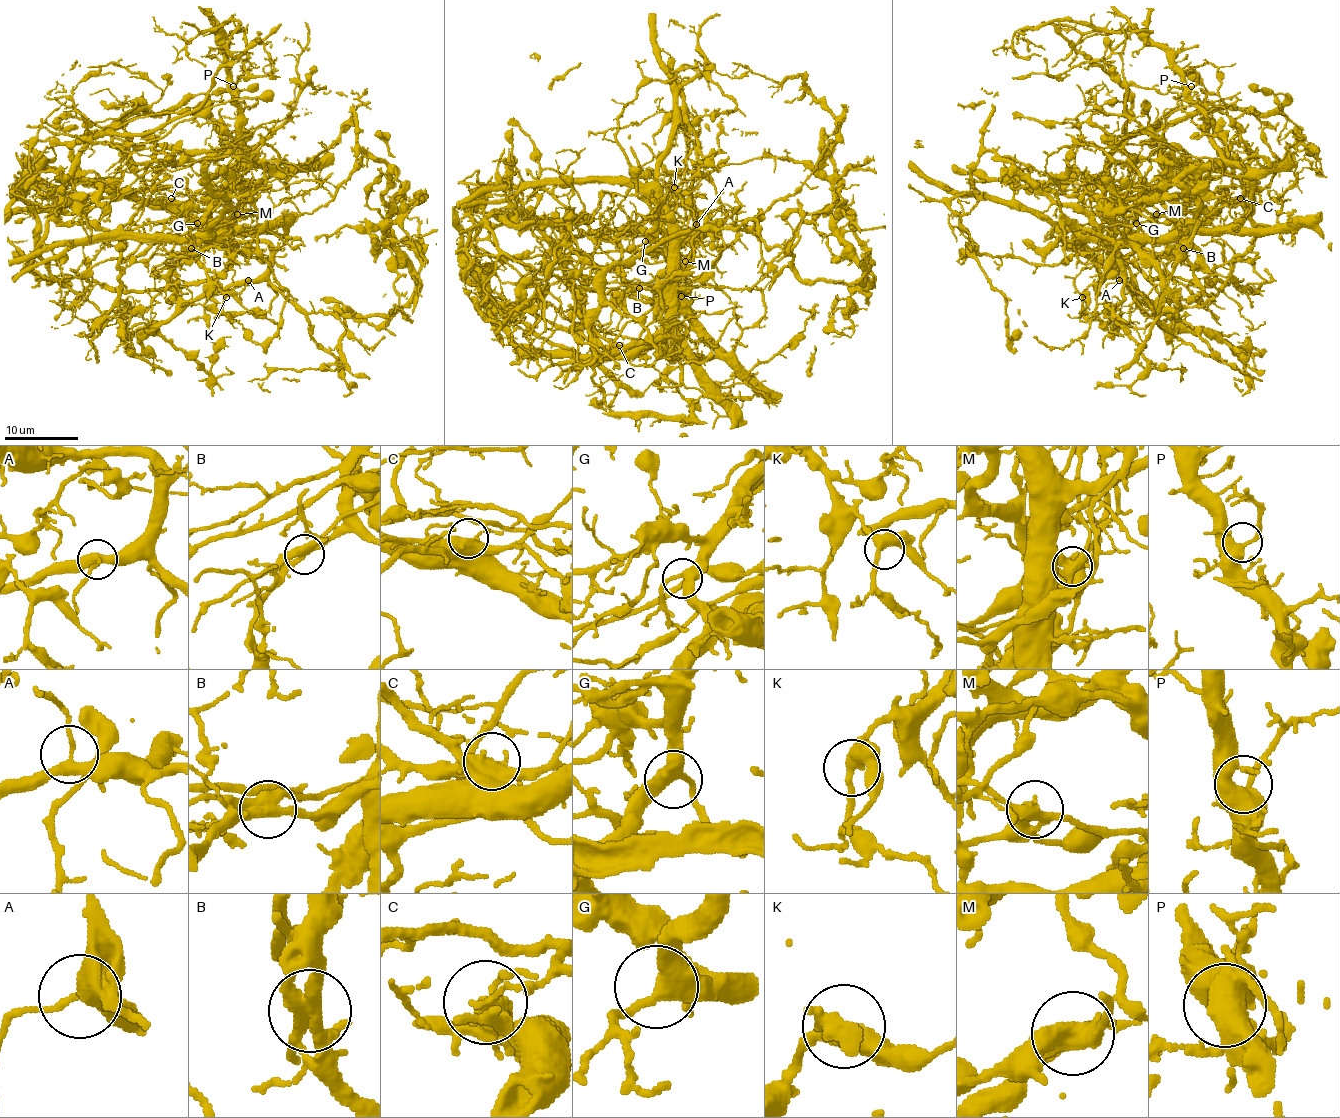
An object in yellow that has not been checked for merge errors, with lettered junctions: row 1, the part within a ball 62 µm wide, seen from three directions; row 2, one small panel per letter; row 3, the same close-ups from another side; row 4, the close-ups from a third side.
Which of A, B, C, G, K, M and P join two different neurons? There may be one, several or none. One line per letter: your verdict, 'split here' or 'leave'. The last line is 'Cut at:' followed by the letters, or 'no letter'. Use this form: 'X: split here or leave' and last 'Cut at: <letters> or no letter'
A: leave
B: split here
C: split here
G: leave
K: leave
M: split here
P: leave
Cut at: B, C, M

